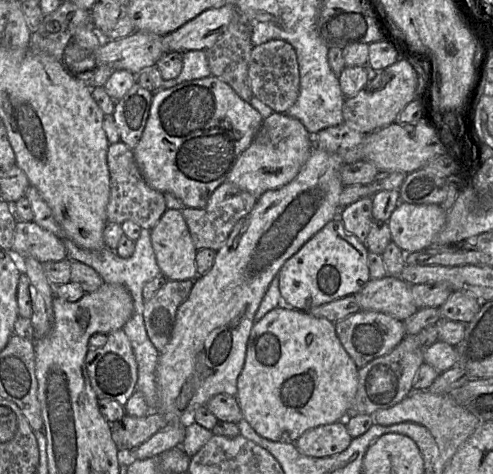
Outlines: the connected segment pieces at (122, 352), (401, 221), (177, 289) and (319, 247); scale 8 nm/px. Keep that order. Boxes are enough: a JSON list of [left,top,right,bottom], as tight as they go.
[[85,329,137,406],[387,202,447,253],[144,280,194,351],[278,218,371,311]]

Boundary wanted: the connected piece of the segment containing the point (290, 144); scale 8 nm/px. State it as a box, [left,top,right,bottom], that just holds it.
[227,113,312,198]

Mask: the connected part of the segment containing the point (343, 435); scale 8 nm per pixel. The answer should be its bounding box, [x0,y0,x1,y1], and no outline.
[294,421,351,457]

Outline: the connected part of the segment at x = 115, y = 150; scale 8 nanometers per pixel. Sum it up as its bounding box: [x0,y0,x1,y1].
[107,141,167,229]

